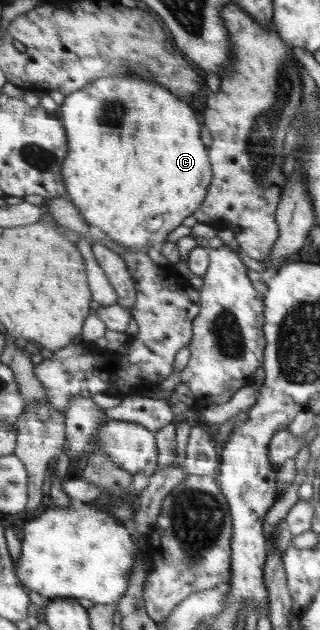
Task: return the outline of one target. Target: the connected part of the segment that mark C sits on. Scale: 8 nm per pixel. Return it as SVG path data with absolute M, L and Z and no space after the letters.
M124 74L123 76L106 76L105 78L95 80L93 83L87 84L77 92L73 92L66 96L62 105L60 105L60 120L62 124L67 124L66 137L71 140L71 156L67 157L67 164L63 165L62 176L67 176L67 194L71 198L71 203L77 207L82 219L91 227L99 227L109 238L113 238L117 244L127 246L133 249L146 250L150 246L160 245L165 238L183 224L183 220L197 211L202 203L205 202L206 194L209 191L211 180L211 166L207 158L207 148L201 142L201 126L197 126L197 118L195 112L191 112L191 108L183 102L183 99L175 98L171 92L165 92L163 88L149 84L142 78L134 74Z

